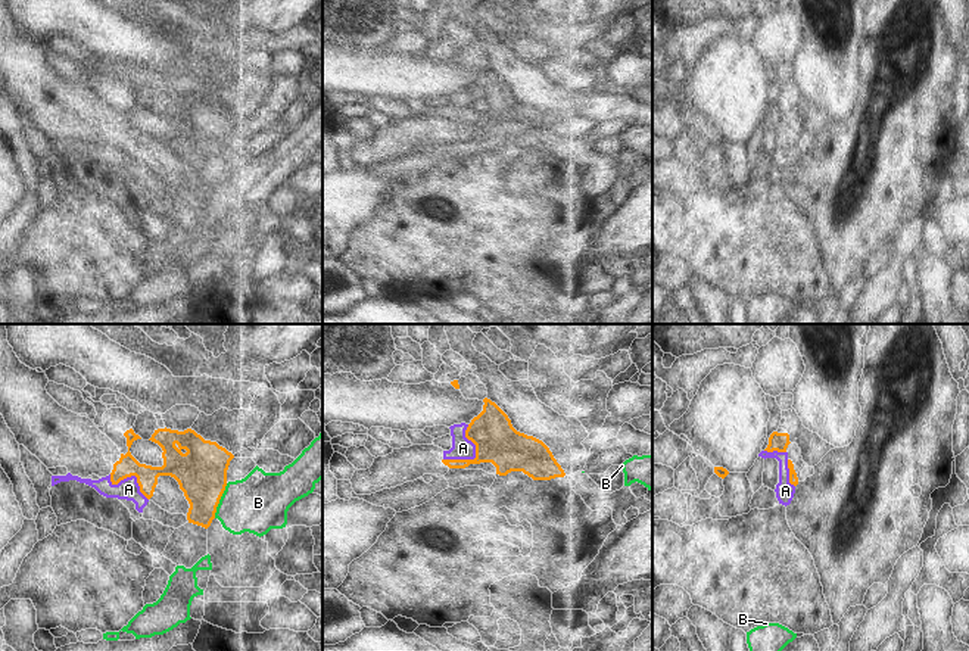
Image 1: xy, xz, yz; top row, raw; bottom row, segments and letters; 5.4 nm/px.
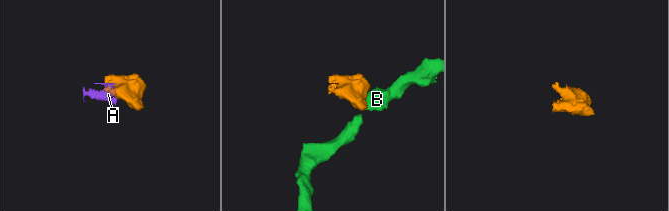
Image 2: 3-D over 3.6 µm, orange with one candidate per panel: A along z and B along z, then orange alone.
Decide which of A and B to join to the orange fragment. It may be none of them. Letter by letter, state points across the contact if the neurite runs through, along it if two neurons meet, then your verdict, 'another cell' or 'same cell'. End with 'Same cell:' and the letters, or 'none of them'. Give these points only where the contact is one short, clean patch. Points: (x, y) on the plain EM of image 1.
A: across xz (497, 111), (492, 111), (476, 127), (467, 118), (463, 118) | same cell
B: along xy (227, 153), (214, 187) | another cell
Same cell: A

